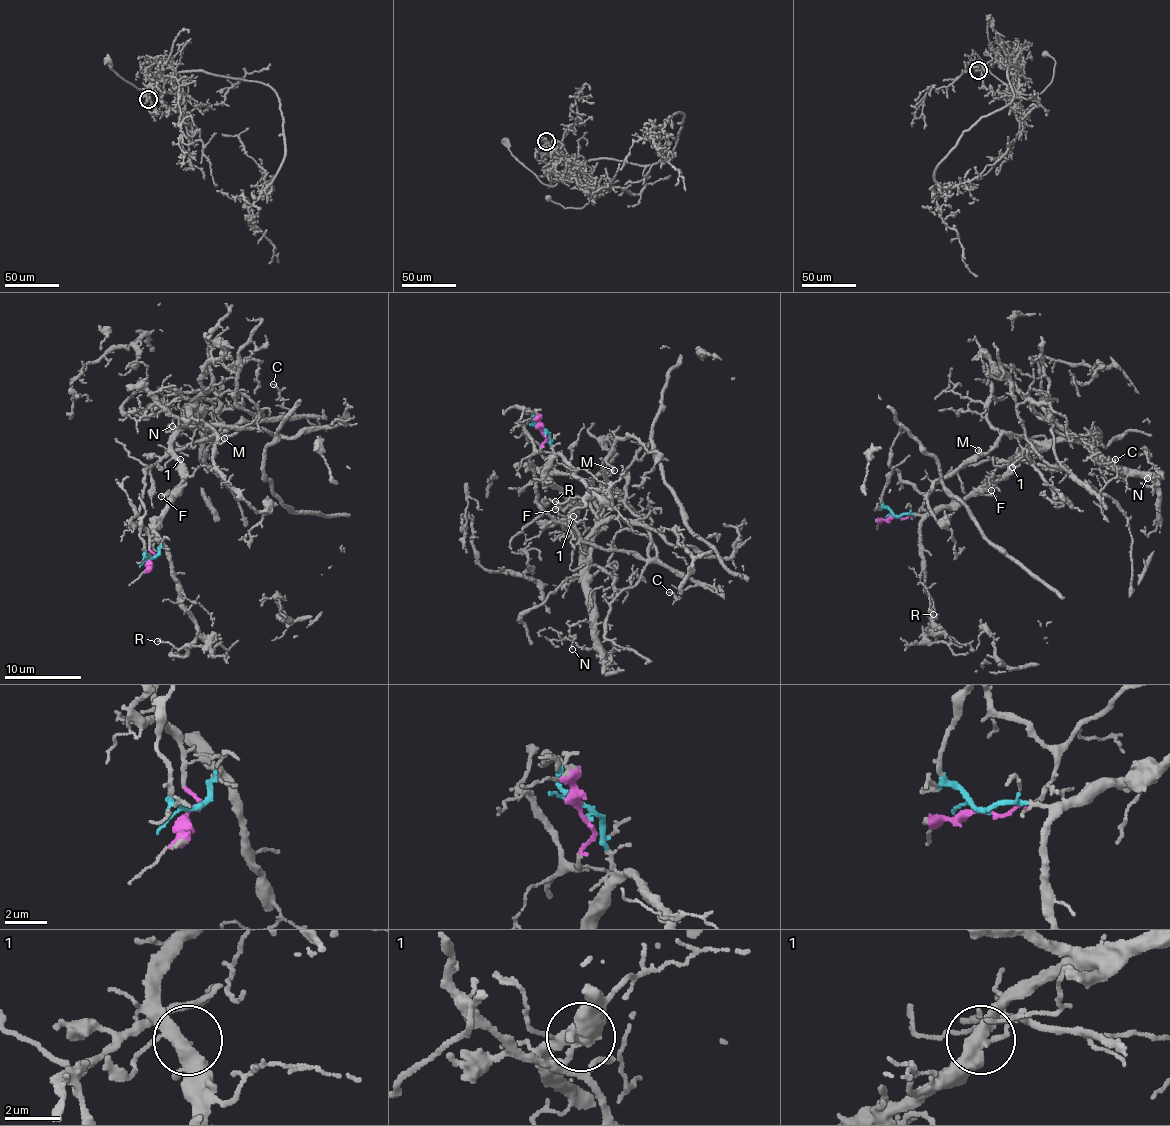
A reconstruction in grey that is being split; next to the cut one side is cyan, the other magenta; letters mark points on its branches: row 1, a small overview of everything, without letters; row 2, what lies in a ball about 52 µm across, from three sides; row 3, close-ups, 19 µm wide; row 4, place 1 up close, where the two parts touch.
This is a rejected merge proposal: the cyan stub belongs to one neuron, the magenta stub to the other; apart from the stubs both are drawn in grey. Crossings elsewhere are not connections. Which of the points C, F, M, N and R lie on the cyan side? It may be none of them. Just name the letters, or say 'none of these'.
F, M, N, R

